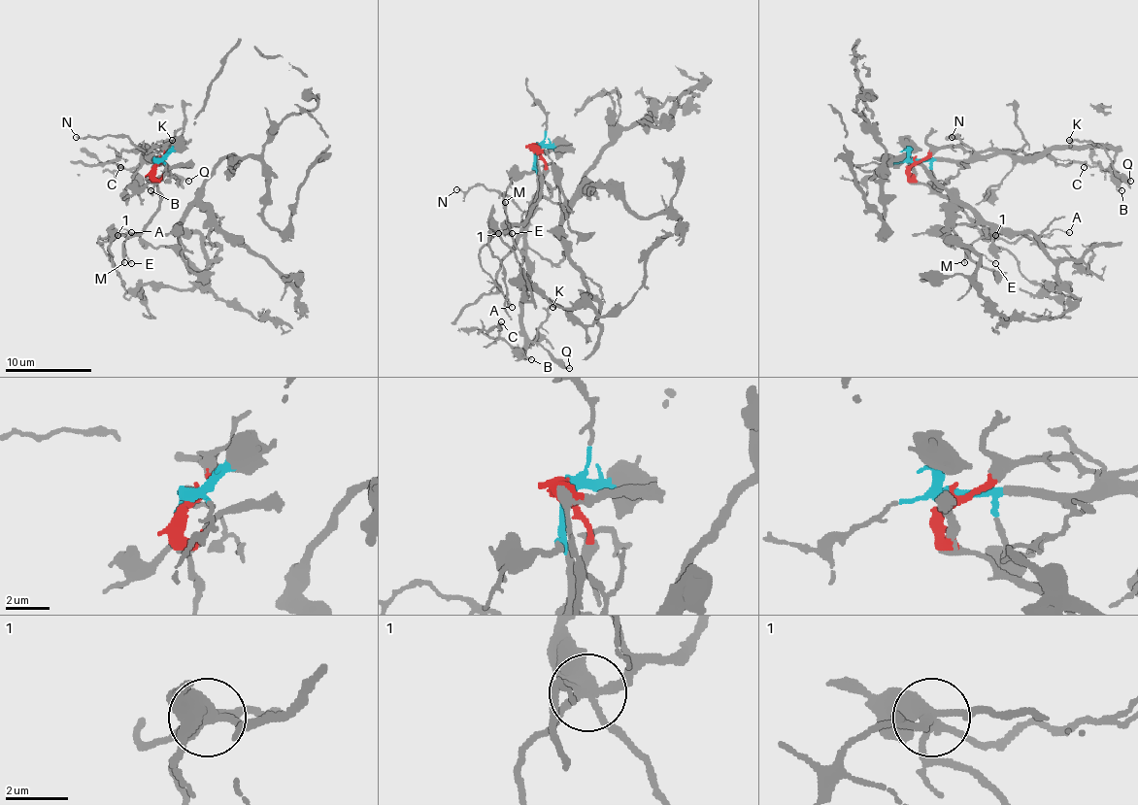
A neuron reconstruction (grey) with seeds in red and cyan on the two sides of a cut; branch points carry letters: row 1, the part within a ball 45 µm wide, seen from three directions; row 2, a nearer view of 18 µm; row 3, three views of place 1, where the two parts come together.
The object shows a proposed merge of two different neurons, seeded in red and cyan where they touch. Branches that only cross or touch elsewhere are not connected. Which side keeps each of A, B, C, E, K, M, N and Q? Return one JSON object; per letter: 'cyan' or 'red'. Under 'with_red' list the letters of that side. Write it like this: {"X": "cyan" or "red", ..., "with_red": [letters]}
{"A": "red", "B": "cyan", "C": "cyan", "E": "red", "K": "cyan", "M": "red", "N": "cyan", "Q": "cyan", "with_red": ["A", "E", "M"]}

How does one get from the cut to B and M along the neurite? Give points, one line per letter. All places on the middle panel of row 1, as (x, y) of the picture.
B: (538, 151), (538, 207), (527, 228), (527, 280), (522, 291), (524, 353), (518, 349), (531, 359)
M: (538, 151), (540, 201), (522, 222), (508, 219), (506, 203)

